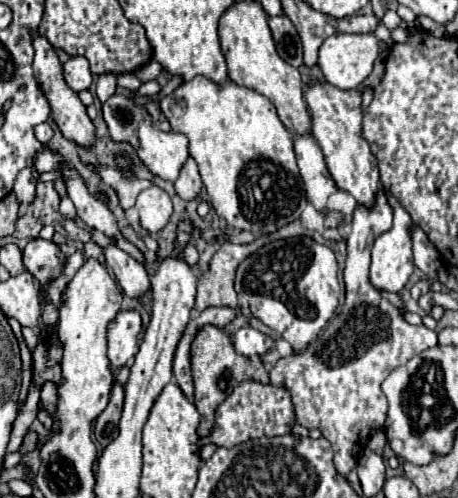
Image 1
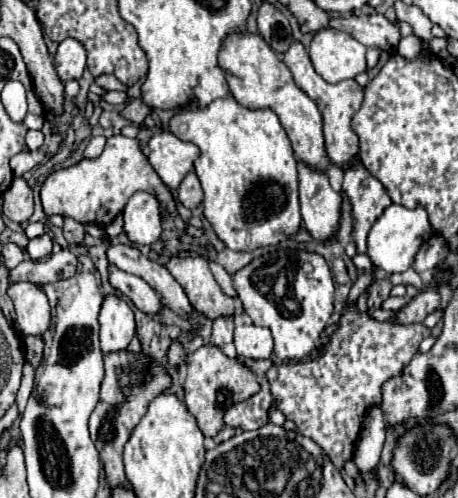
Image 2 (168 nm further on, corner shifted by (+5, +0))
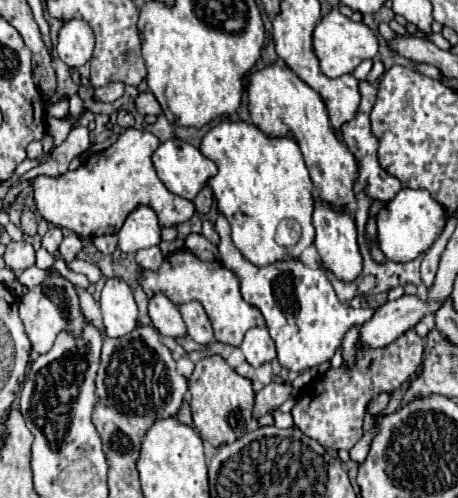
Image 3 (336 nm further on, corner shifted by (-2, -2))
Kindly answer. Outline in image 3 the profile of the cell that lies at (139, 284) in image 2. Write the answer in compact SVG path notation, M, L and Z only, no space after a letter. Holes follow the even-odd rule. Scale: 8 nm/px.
M157 292L155 296L149 298L149 316L153 320L153 326L163 336L179 338L179 336L185 336L187 332L177 306L163 292Z

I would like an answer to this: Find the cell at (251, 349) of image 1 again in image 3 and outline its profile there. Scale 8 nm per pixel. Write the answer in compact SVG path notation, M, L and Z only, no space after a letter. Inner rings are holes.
M265 326L251 328L239 348L243 350L243 354L251 366L261 366L265 362L271 362L277 356L275 342L271 340Z

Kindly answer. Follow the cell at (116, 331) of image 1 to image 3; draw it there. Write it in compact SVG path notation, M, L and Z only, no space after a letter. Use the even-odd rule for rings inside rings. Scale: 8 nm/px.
M109 278L101 292L101 312L105 334L109 338L121 338L137 328L137 304L131 288L117 278Z

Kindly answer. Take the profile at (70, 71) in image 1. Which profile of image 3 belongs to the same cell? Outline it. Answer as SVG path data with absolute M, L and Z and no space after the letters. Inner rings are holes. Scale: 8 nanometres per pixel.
M69 20L63 24L59 32L57 54L67 66L79 68L87 64L93 56L93 48L95 48L93 32L83 20Z

